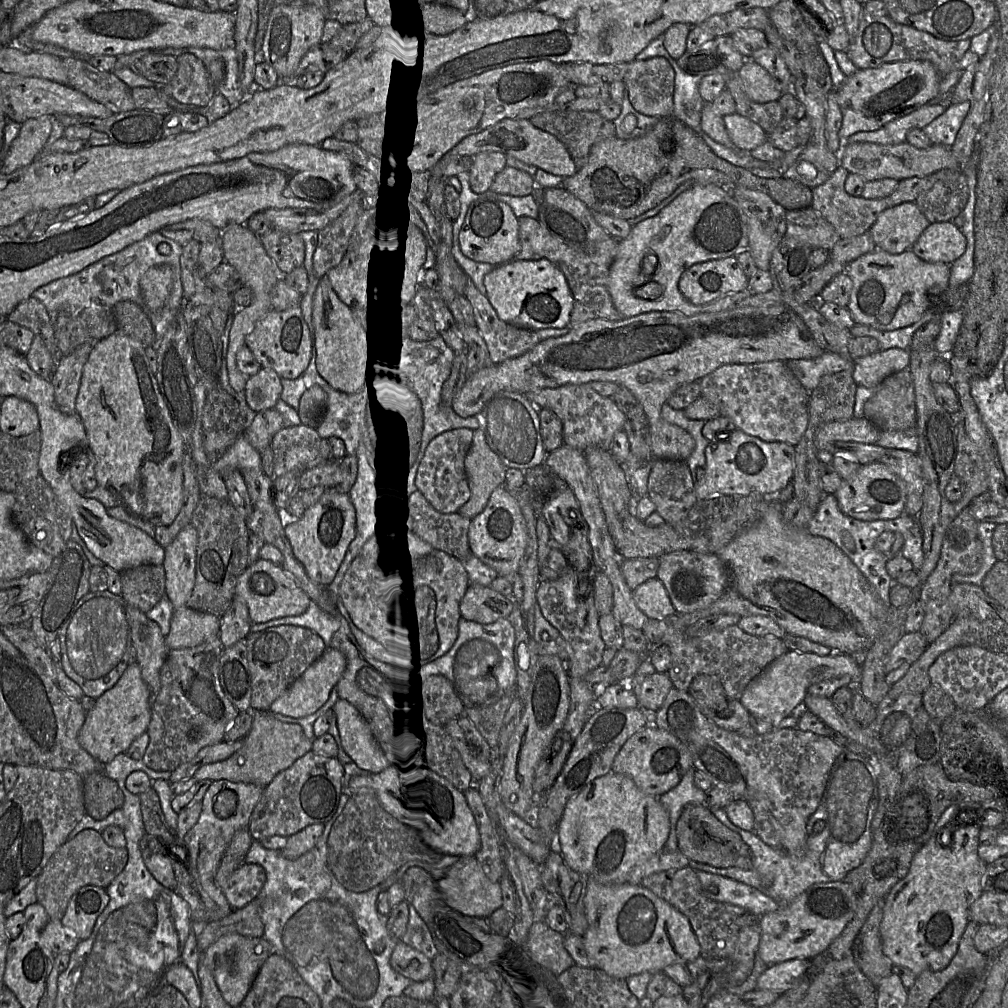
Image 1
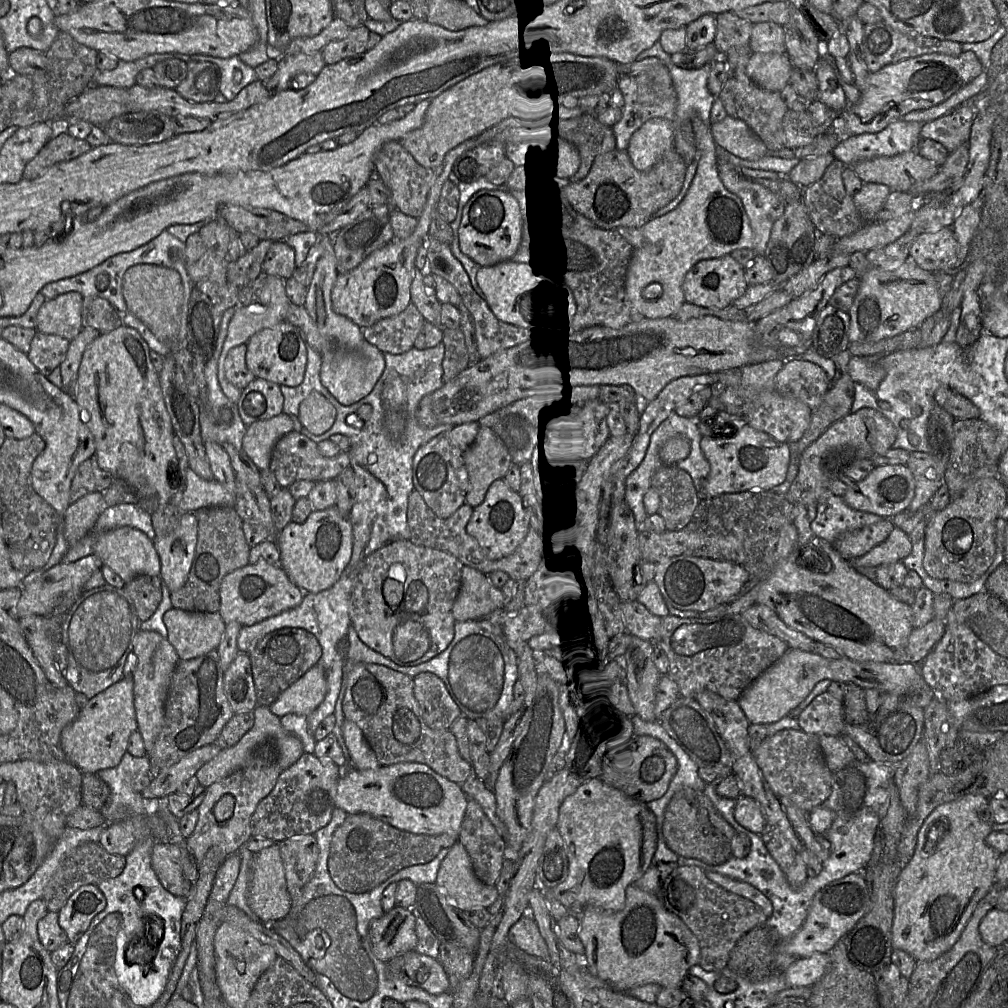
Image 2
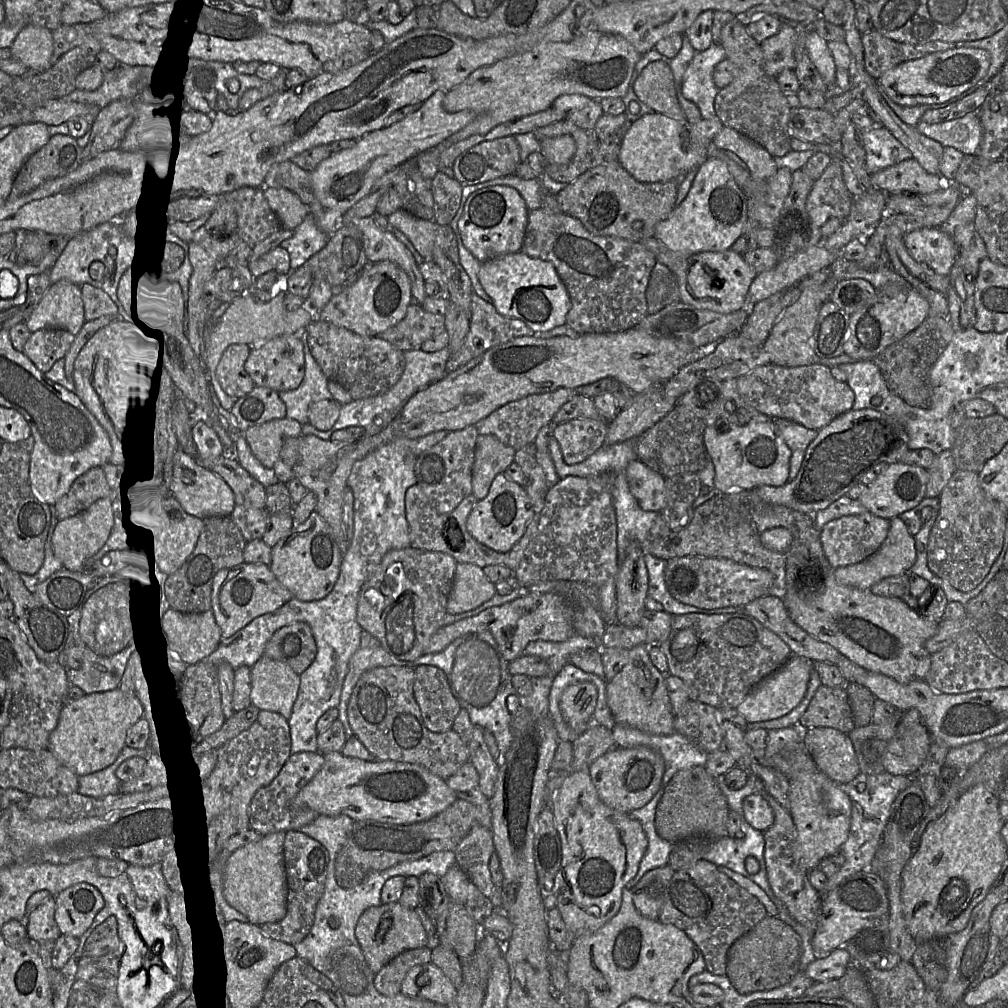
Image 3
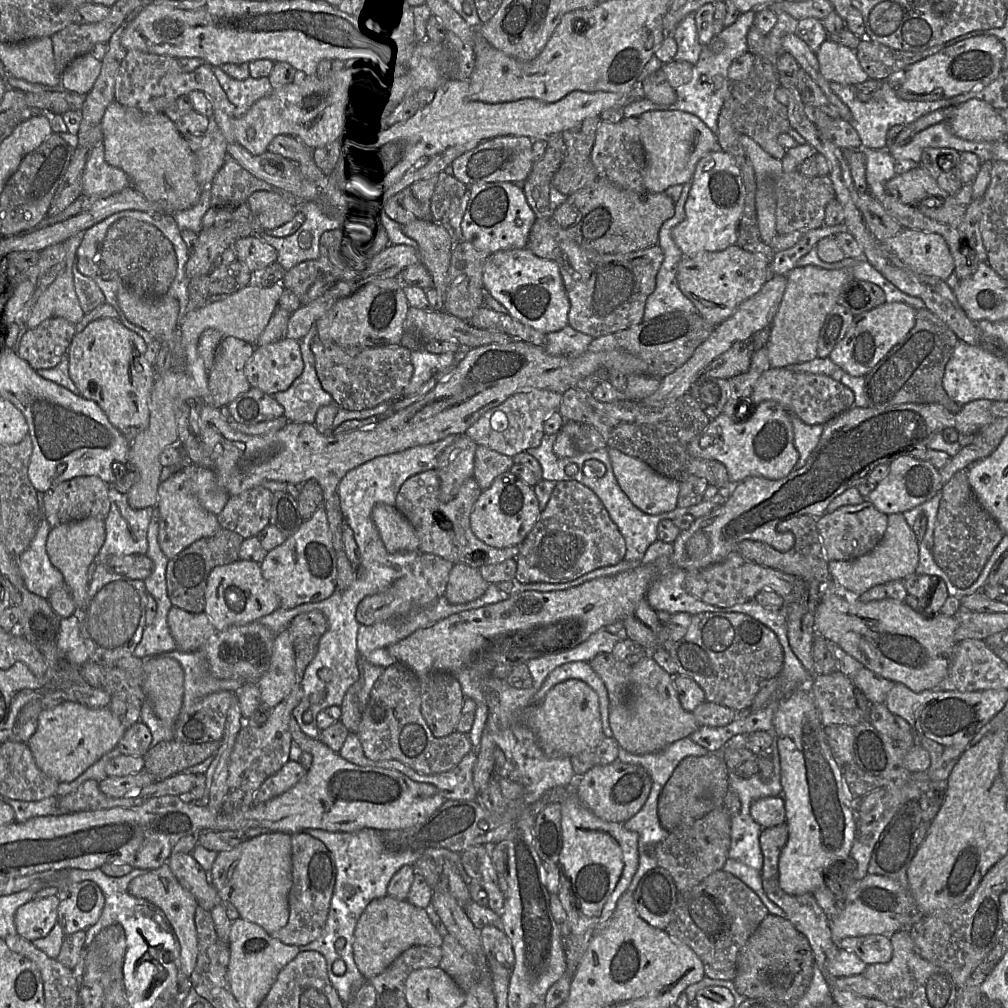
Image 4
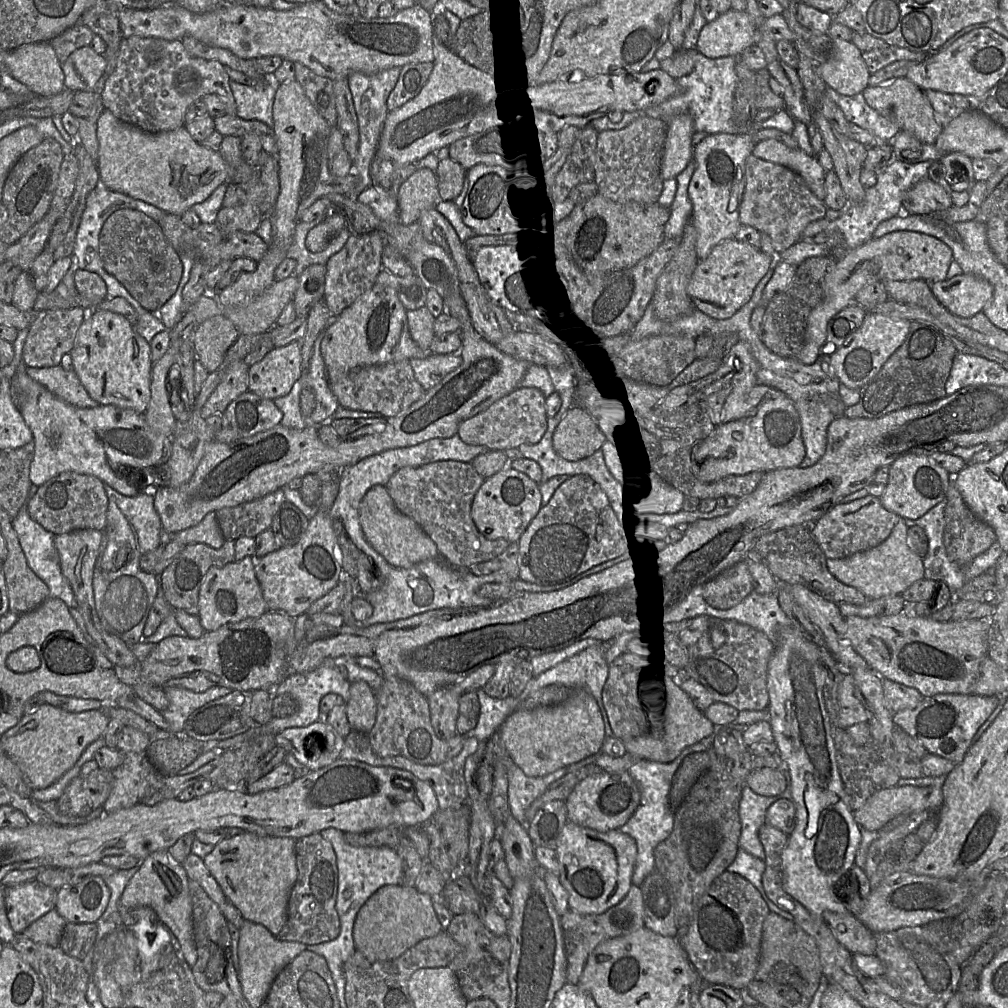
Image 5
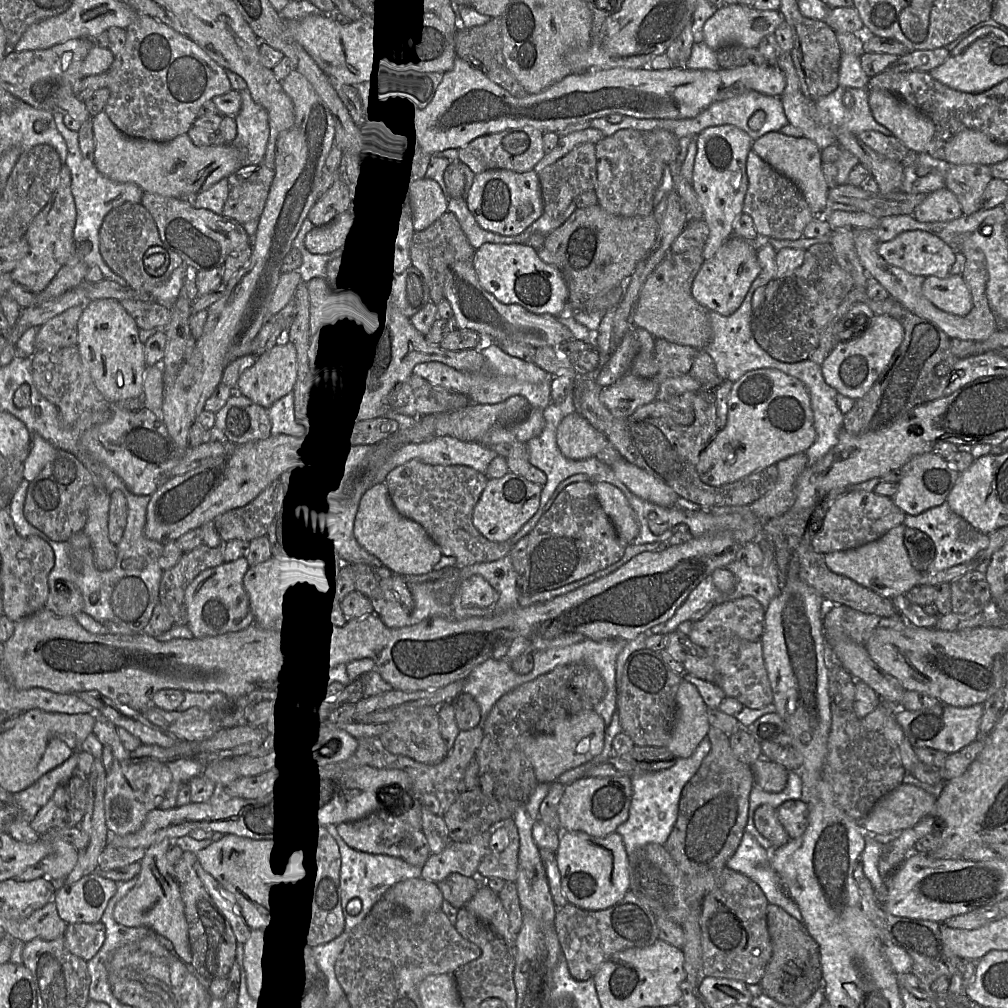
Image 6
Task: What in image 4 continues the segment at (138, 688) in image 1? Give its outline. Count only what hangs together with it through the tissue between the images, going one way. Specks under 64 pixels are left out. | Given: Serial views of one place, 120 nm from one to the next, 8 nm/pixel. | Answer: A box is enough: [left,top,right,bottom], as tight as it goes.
[27,701,126,783]

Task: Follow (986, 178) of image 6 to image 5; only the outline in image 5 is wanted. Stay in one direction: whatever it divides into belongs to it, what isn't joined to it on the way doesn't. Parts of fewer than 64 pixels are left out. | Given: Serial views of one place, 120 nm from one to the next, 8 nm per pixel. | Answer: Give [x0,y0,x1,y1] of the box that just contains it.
[928,152,975,206]

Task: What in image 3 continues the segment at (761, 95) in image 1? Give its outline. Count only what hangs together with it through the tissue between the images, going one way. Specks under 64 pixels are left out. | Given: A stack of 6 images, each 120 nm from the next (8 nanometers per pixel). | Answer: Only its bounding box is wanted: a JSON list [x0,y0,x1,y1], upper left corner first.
[760,23,797,77]

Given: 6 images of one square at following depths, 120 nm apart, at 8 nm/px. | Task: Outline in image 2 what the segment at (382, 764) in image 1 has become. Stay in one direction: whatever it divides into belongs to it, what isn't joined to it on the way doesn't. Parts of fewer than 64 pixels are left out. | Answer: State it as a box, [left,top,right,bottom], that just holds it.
[342,720,381,770]

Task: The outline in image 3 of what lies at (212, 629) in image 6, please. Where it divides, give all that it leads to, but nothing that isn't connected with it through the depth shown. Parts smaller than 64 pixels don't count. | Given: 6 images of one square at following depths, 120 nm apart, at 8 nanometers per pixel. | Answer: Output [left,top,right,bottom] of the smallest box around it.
[211,562,293,639]

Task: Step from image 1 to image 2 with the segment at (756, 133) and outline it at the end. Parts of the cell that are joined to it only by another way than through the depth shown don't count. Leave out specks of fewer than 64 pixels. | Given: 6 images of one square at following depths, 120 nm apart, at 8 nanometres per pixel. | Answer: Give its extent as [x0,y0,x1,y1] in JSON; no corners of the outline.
[711,115,769,160]

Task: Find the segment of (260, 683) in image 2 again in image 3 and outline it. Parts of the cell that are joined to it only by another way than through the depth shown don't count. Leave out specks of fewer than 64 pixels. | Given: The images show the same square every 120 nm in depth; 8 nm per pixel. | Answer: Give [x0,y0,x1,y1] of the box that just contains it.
[264,622,317,675]

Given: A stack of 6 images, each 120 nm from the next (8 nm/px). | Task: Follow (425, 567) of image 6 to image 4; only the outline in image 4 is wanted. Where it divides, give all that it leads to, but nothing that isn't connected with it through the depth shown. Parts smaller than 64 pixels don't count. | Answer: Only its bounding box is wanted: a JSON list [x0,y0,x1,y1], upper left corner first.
[371,503,418,552]

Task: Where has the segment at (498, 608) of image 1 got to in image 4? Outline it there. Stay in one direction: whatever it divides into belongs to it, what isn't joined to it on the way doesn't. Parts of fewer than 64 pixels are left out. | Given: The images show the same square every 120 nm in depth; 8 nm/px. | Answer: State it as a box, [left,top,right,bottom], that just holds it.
[445,564,488,604]

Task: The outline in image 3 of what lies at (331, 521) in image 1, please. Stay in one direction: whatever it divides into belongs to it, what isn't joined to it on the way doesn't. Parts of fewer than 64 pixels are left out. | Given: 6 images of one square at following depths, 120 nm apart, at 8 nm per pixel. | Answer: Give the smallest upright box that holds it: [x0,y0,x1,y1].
[269,511,341,601]

